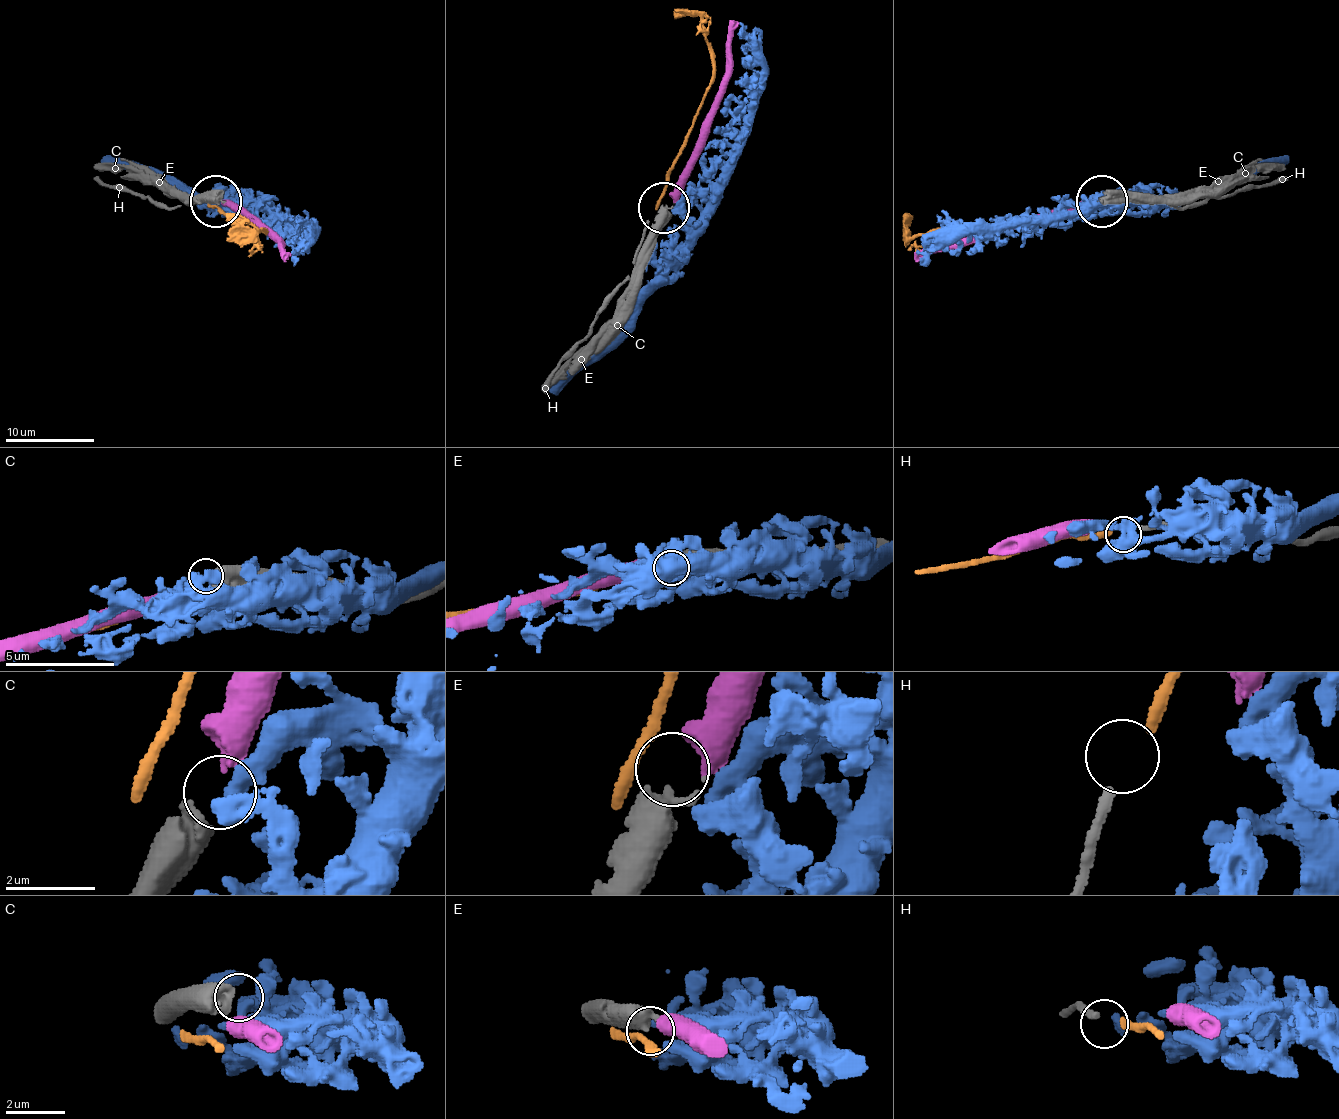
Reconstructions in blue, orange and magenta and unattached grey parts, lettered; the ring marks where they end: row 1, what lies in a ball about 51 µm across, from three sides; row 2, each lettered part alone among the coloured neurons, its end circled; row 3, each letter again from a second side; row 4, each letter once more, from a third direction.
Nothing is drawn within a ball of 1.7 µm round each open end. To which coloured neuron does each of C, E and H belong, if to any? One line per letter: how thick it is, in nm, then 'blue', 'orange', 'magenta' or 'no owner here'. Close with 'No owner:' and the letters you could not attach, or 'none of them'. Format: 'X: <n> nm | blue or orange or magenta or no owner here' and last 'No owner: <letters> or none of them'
C: 650 nm | no owner here
E: 650 nm | magenta
H: 240 nm | orange
No owner: C

